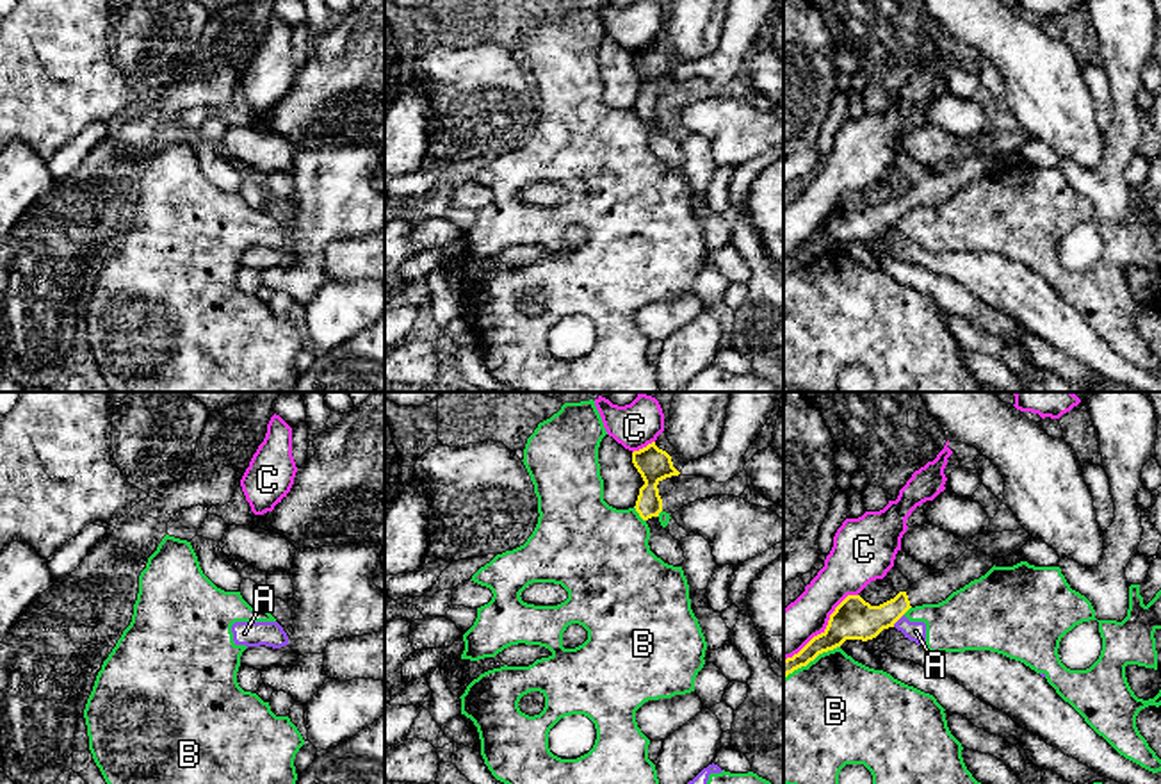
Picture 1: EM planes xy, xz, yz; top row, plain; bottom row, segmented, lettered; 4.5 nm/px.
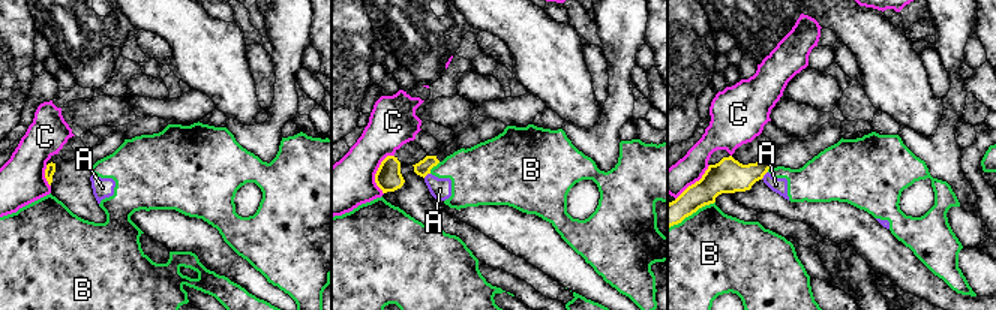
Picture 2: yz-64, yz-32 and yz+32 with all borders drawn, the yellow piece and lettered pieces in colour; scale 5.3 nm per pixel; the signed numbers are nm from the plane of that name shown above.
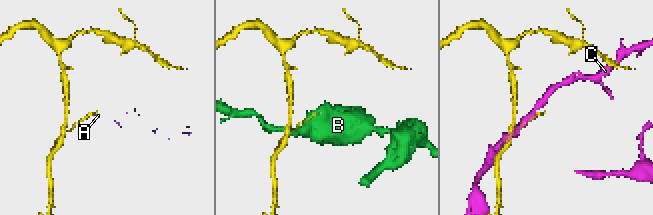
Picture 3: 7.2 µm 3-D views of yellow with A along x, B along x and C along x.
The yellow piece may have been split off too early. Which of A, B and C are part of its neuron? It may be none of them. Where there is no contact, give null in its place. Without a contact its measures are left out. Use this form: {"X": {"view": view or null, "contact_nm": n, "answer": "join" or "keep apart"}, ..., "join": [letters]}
{"A": {"view": "yz", "contact_nm": 80, "answer": "keep apart"}, "B": {"view": "xz", "contact_nm": 90, "answer": "keep apart"}, "C": {"view": "yz", "contact_nm": 440, "answer": "keep apart"}, "join": []}

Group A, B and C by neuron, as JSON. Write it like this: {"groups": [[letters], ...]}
{"groups": [["A", "B"], ["C"]]}

